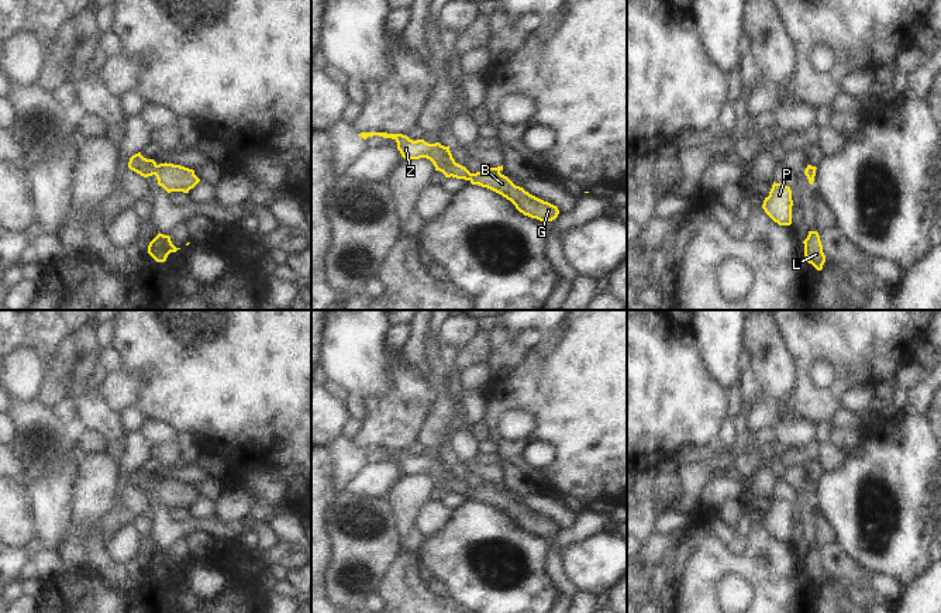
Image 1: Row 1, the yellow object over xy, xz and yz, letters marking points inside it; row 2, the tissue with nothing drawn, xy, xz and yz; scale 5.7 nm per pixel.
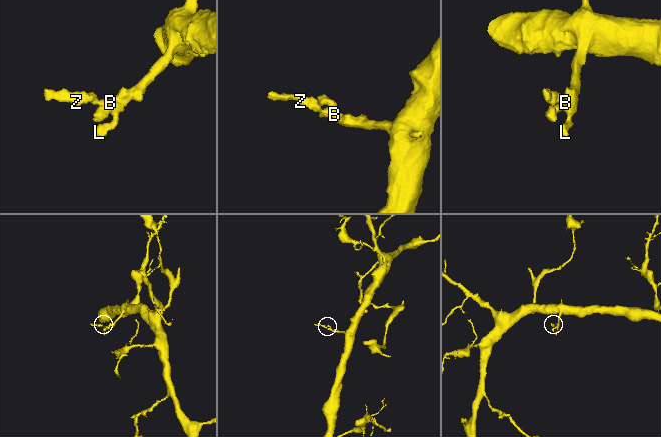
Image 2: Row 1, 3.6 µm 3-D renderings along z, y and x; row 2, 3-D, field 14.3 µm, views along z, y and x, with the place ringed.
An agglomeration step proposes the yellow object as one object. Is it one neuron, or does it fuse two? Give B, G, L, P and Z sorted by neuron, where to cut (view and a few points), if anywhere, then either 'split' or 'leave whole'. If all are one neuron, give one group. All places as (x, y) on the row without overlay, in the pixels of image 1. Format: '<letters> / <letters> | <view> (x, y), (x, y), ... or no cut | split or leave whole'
B G L P Z | no cut | leave whole

